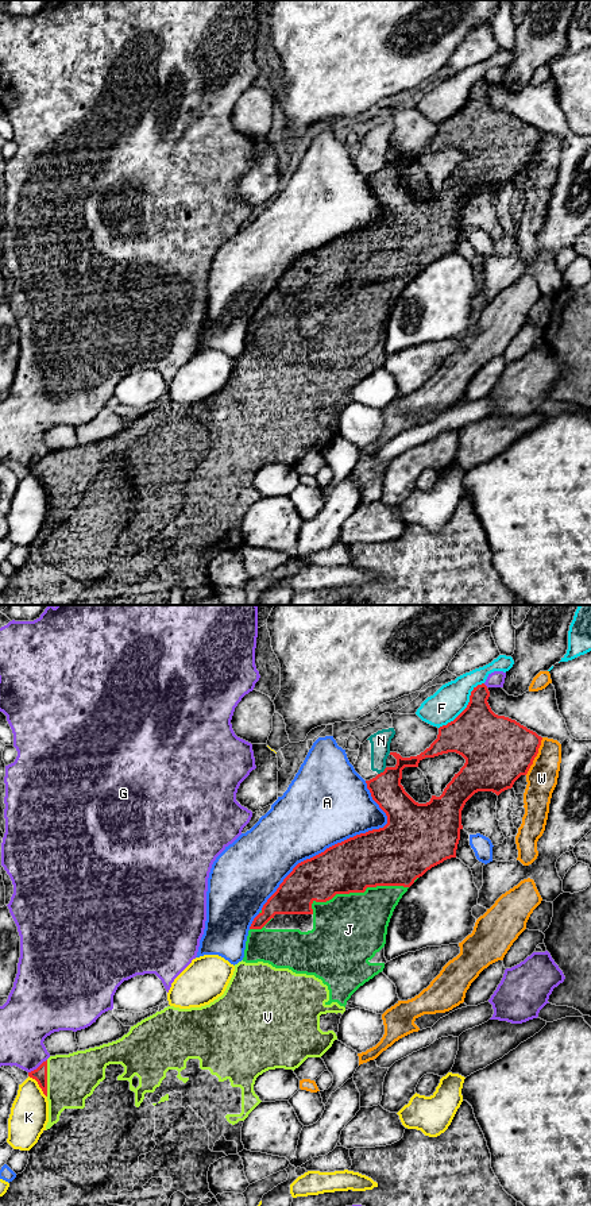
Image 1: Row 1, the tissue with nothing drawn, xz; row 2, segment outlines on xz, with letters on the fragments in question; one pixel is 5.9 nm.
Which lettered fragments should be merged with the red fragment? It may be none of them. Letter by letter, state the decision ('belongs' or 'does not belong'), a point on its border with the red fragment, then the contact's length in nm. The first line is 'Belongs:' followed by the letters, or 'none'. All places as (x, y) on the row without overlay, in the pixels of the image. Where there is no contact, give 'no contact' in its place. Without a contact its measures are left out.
Belongs: J, V
A: does not belong; meets red in xz at (342, 237); contact 1000 nm long
F: does not belong; meets red in xz at (467, 101); contact 380 nm long
G: does not belong; meets red in xz at (38, 462); contact 140 nm long
J: belongs; meets red in xz at (355, 286); contact 600 nm long
K: does not belong; meets red in xz at (39, 481); contact 170 nm long
N: does not belong; meets red in xz at (383, 166); contact 70 nm long
V: belongs; meets red in xz at (46, 473); contact 220 nm long
W: does not belong; meets red in xz at (536, 150); contact 240 nm long

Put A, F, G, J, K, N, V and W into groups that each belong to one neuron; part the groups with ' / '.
A / F / G / J V / K / N / W

